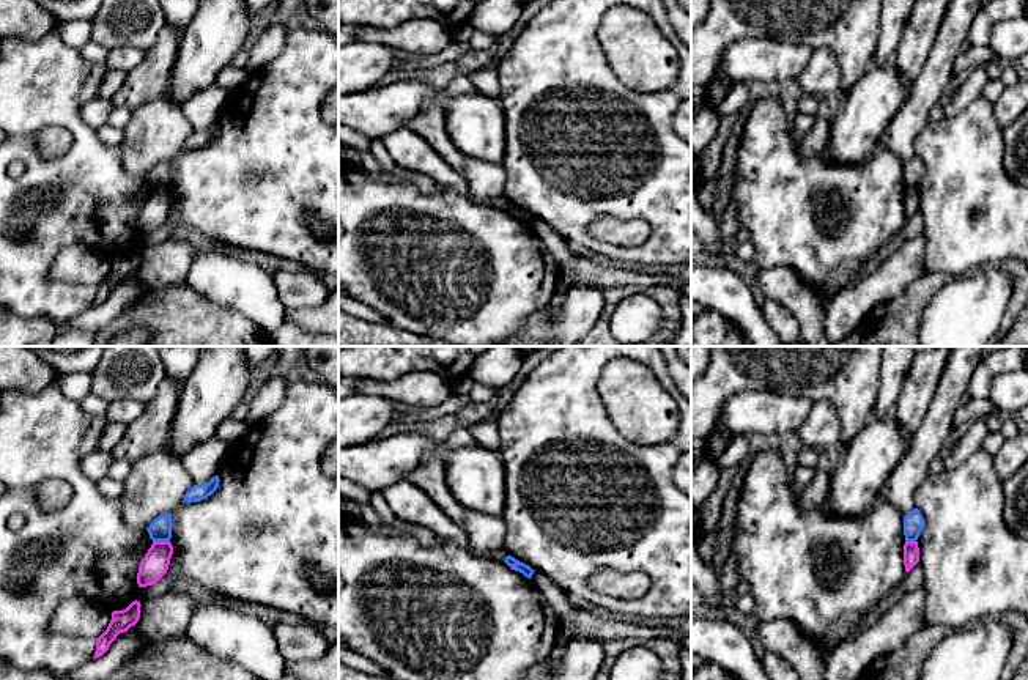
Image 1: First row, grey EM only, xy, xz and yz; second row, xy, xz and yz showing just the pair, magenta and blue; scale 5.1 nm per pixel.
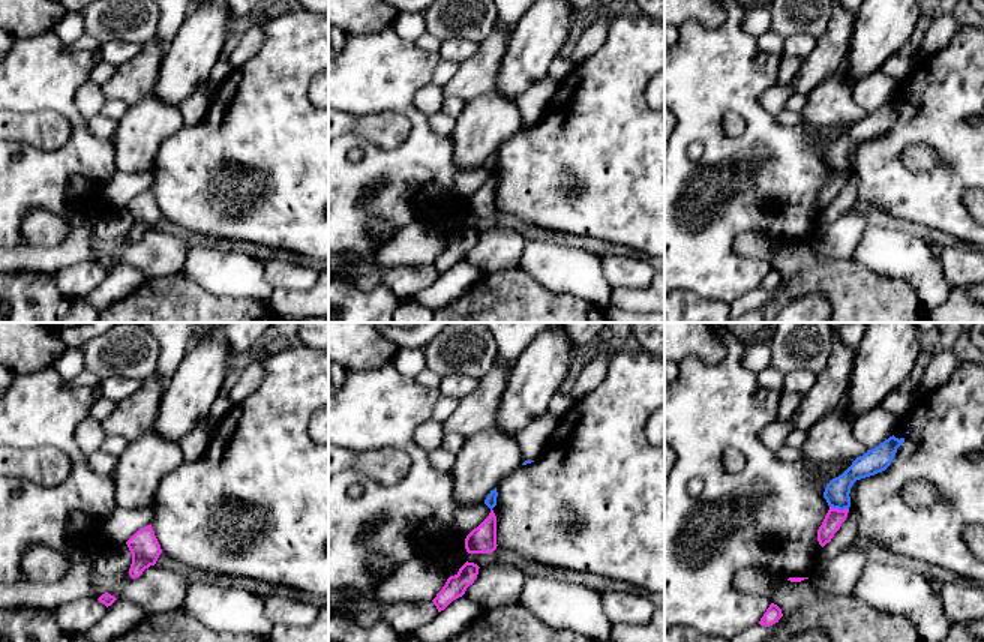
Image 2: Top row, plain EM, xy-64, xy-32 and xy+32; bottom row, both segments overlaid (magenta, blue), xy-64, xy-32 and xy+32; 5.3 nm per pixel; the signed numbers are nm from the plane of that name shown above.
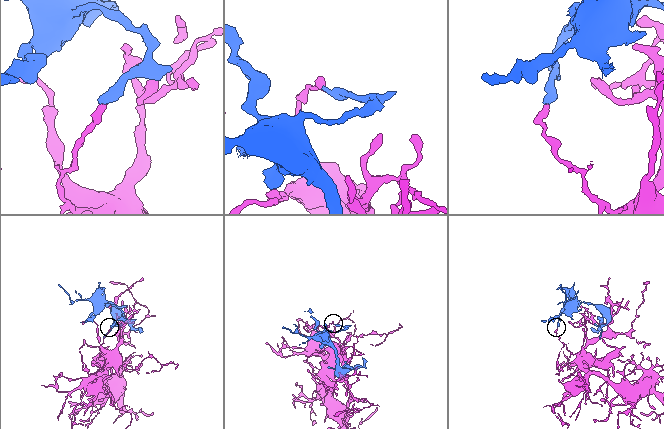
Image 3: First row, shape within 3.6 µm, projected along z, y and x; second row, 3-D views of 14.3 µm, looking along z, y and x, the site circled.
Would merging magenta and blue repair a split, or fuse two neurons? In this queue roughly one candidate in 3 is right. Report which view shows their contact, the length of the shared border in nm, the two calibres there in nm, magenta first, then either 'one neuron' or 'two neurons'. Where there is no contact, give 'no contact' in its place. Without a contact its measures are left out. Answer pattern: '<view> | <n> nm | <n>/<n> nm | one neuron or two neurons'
xy | 90 nm | 140/110 nm | two neurons

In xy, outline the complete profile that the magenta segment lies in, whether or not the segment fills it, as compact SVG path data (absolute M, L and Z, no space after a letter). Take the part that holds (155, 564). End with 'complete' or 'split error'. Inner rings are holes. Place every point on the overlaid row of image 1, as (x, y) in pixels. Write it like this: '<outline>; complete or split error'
M153 541L139 567L139 587L156 584L167 573L172 554L173 546L170 541Z; complete

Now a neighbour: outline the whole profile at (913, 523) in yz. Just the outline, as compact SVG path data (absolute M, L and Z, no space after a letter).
M918 508L904 516L904 535L907 541L916 541L924 529L924 518Z

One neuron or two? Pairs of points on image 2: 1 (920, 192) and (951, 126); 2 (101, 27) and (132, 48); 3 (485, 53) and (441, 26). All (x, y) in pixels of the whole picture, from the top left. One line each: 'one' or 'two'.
1: one
2: two
3: two

